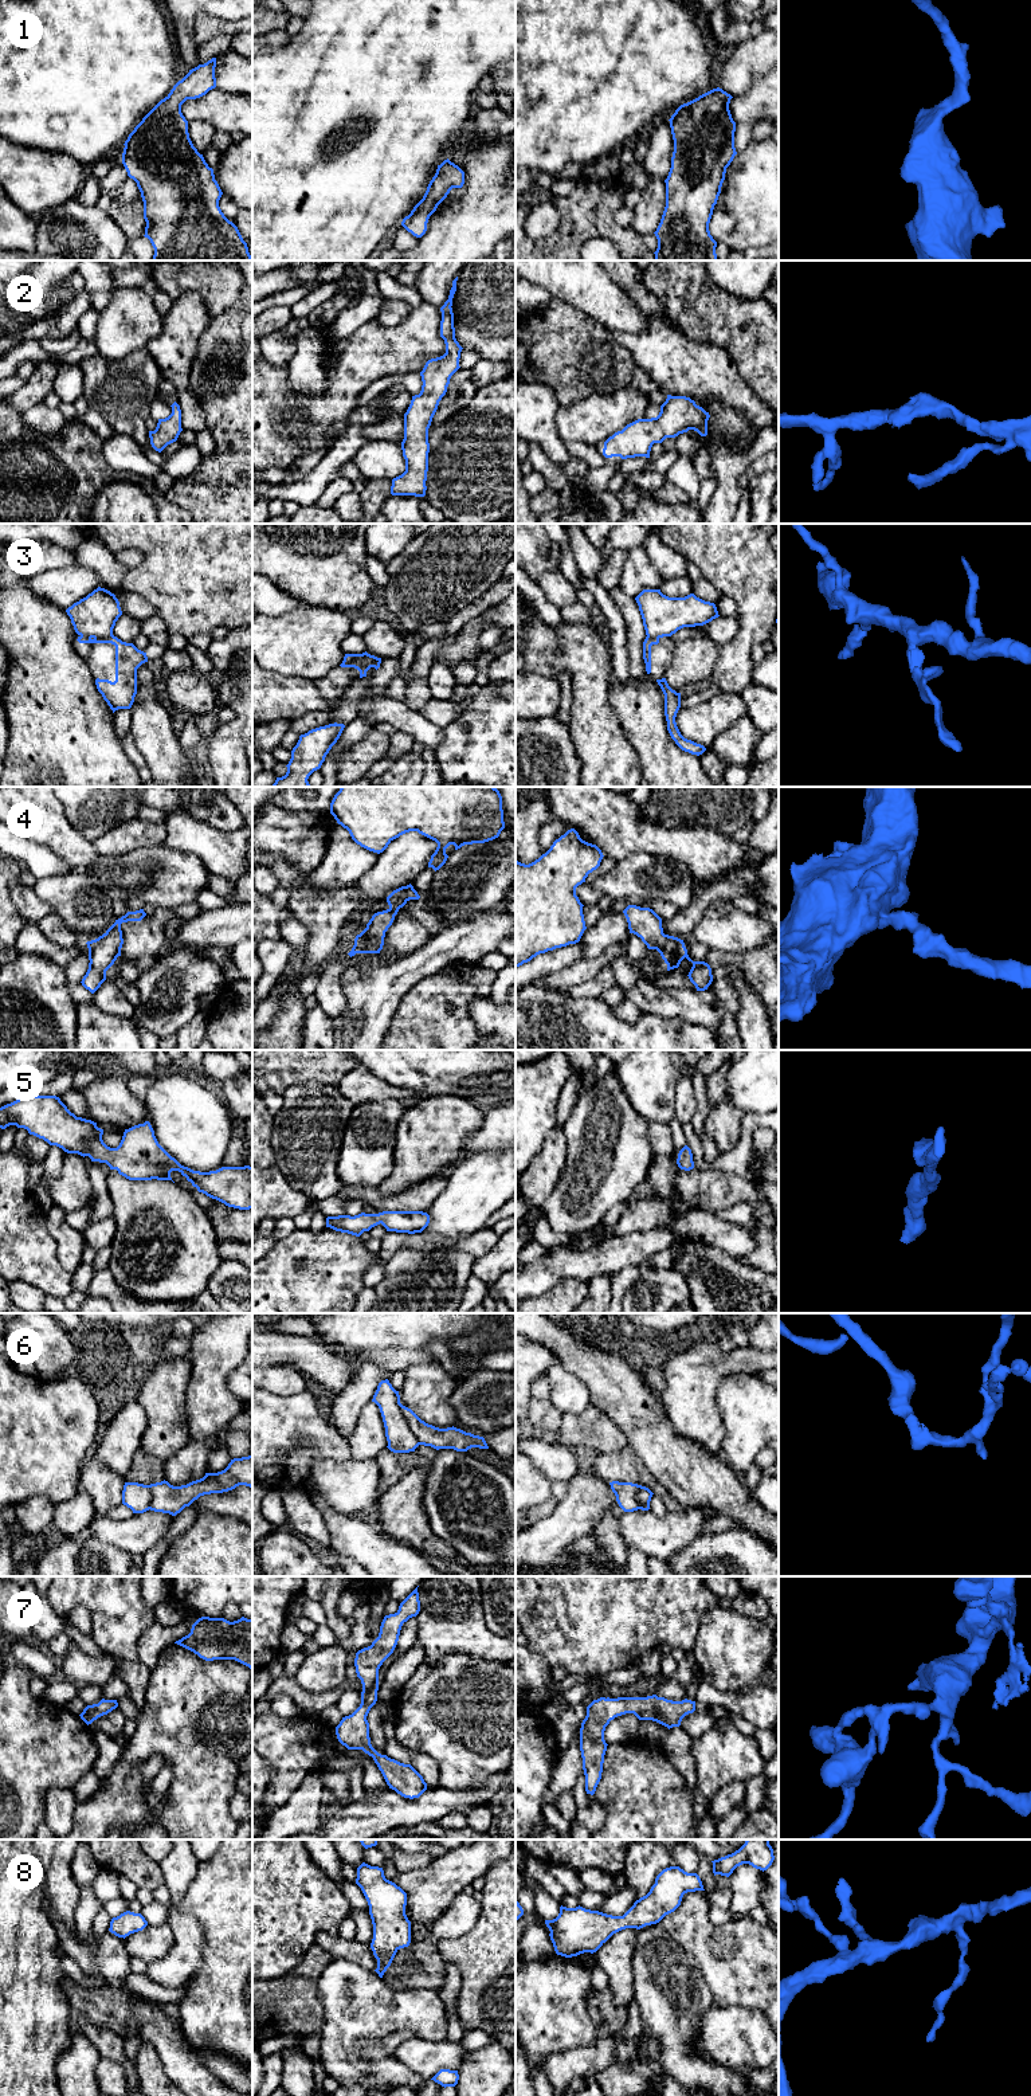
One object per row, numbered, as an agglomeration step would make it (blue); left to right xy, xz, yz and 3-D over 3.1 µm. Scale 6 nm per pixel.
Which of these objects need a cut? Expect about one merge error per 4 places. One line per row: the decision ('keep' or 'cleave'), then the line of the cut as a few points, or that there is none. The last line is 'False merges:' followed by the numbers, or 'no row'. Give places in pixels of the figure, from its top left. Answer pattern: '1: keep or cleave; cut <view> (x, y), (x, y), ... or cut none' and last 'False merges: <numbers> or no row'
1: keep; cut none
2: keep; cut none
3: cleave; cut xz (369, 654), (359, 657), (349, 666)
4: keep; cut none
5: keep; cut none
6: cleave; cut xz (400, 1405), (406, 1423), (420, 1444)
7: keep; cut none
8: keep; cut none
False merges: 3, 6

